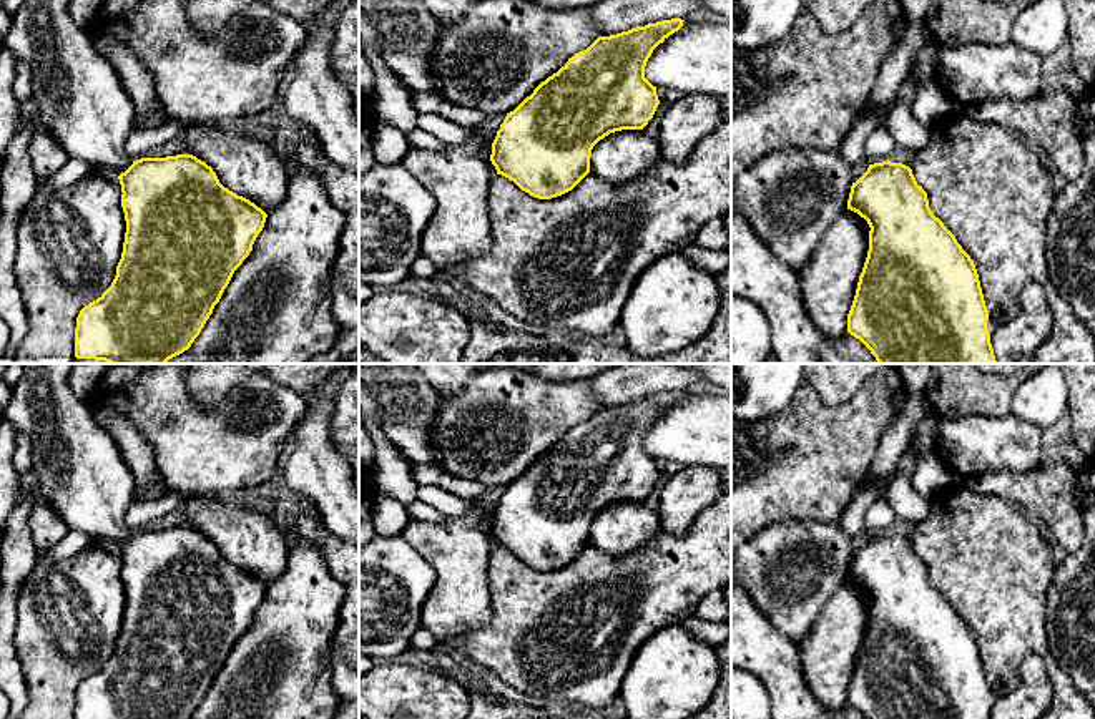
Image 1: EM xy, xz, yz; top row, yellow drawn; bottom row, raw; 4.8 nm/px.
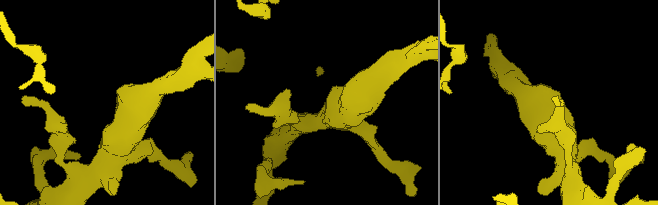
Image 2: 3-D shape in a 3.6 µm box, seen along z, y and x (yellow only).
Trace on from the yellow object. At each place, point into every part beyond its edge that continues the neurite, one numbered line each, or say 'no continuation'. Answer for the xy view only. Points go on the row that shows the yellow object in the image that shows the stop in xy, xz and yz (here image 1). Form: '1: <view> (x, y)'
1: xy (82, 103)

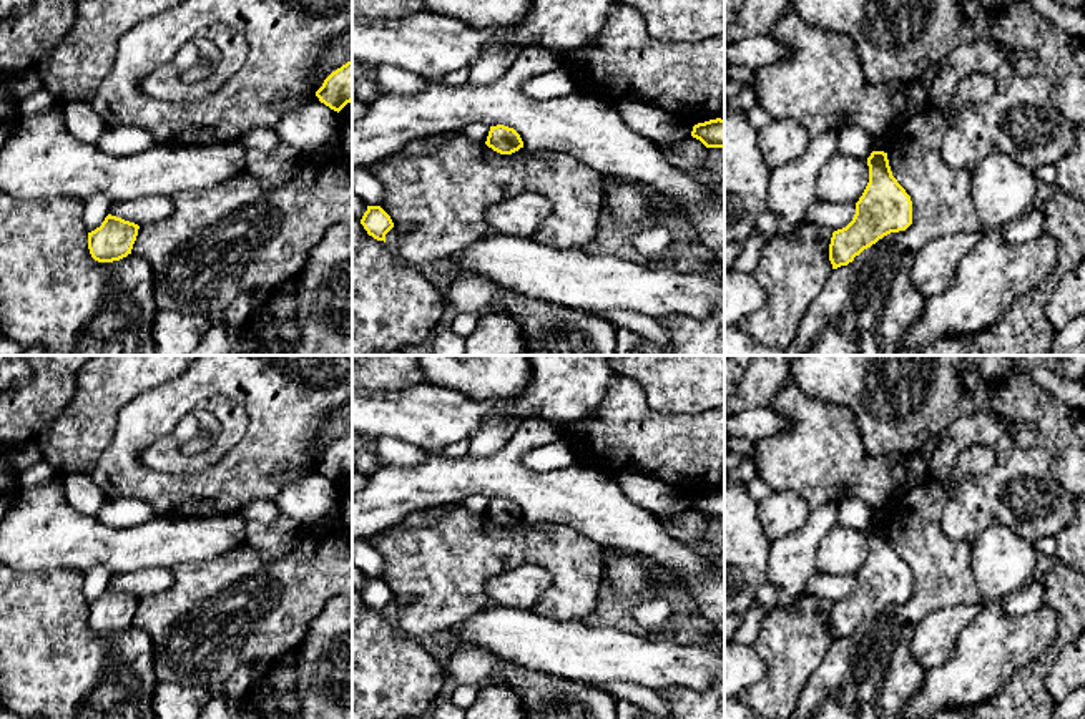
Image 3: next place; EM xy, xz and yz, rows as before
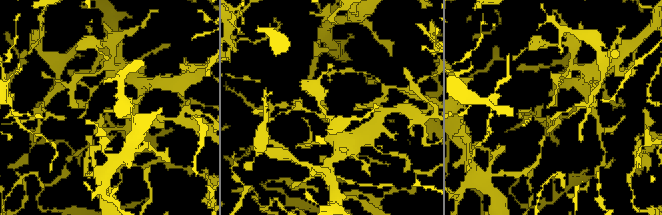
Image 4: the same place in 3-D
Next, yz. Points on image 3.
no continuation

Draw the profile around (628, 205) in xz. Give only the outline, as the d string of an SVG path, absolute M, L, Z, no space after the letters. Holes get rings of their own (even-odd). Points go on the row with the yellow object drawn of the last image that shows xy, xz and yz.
M603 178L601 186L608 213L620 226L656 224L658 213L643 188L620 178Z

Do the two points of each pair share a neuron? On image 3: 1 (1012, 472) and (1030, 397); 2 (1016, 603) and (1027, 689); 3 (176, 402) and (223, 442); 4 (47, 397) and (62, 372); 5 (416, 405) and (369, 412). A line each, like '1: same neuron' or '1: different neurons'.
1: same neuron
2: different neurons
3: different neurons
4: same neuron
5: same neuron

